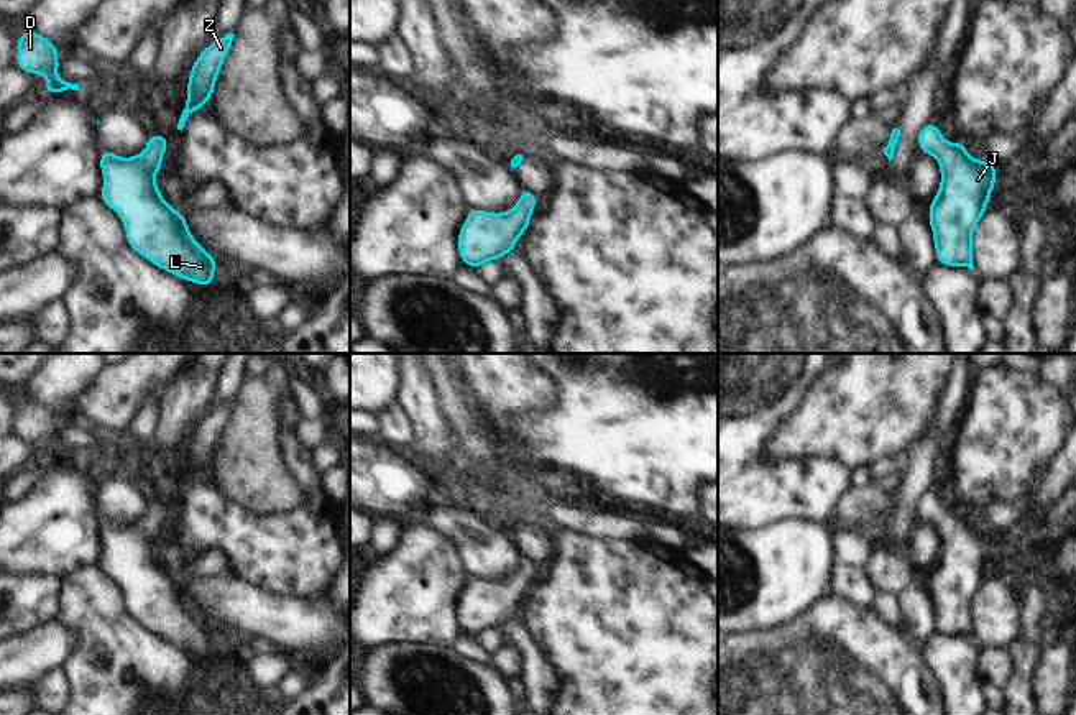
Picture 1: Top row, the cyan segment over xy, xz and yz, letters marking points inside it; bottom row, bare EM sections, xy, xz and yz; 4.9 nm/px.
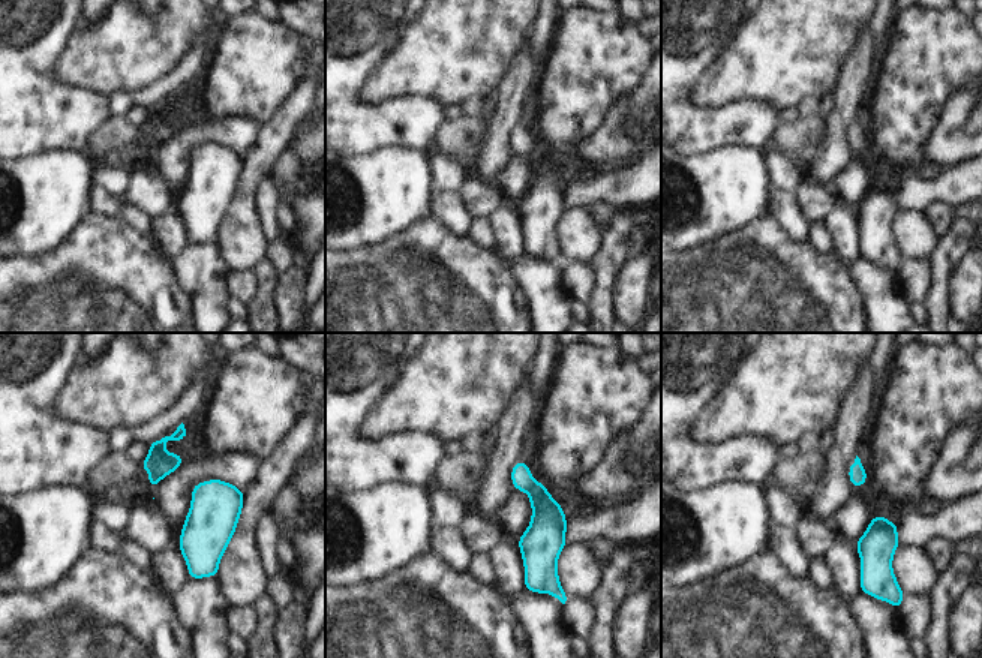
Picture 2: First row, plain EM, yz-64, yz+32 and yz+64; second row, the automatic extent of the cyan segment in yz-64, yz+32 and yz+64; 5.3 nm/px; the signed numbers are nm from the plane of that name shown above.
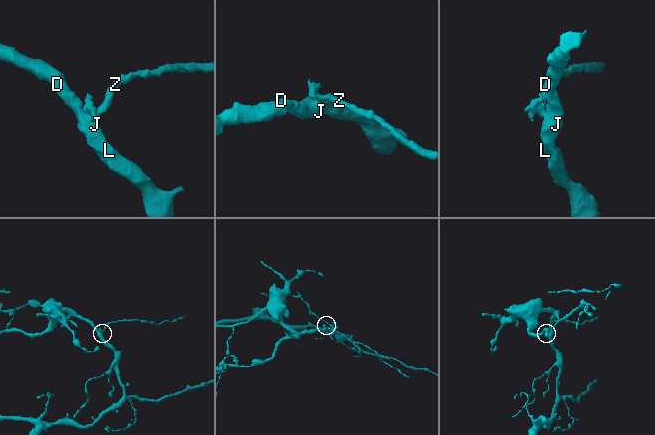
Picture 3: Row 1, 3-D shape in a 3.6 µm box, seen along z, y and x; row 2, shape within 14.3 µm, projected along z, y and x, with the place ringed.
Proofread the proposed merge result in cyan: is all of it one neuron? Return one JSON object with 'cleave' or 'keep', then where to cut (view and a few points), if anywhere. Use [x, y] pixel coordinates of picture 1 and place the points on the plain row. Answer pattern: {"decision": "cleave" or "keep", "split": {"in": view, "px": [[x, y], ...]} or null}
{"decision": "keep", "split": null}

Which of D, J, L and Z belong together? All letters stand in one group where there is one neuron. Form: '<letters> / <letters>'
D J L Z

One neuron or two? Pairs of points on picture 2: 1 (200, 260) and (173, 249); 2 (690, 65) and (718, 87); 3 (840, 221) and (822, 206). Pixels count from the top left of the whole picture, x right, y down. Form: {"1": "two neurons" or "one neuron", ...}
{"1": "two neurons", "2": "two neurons", "3": "two neurons"}

